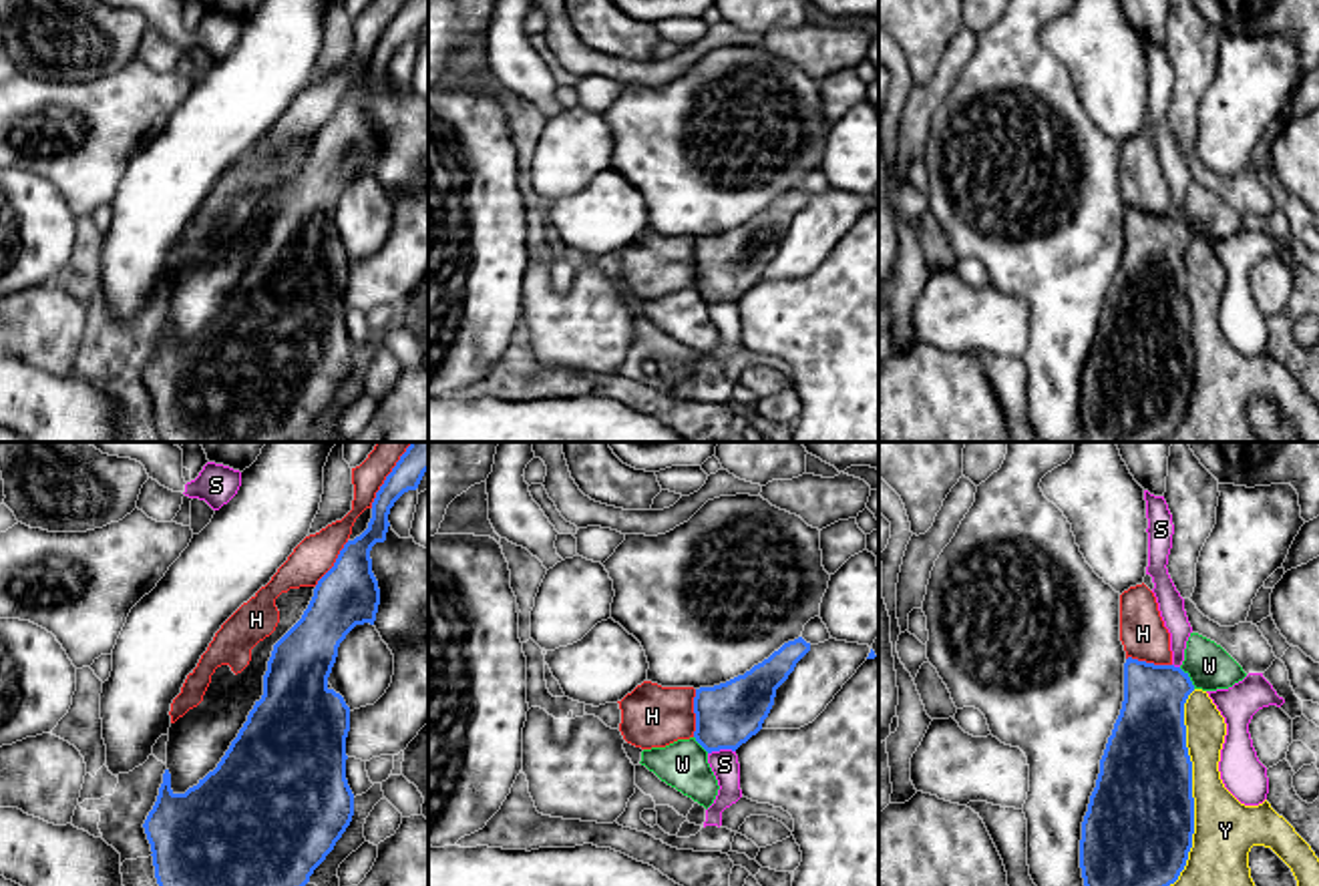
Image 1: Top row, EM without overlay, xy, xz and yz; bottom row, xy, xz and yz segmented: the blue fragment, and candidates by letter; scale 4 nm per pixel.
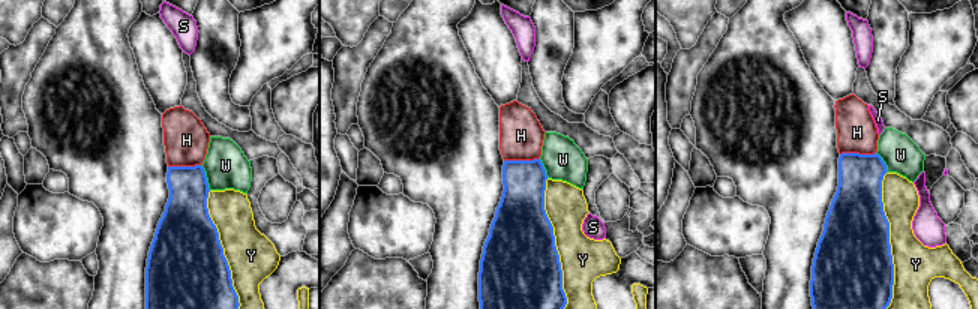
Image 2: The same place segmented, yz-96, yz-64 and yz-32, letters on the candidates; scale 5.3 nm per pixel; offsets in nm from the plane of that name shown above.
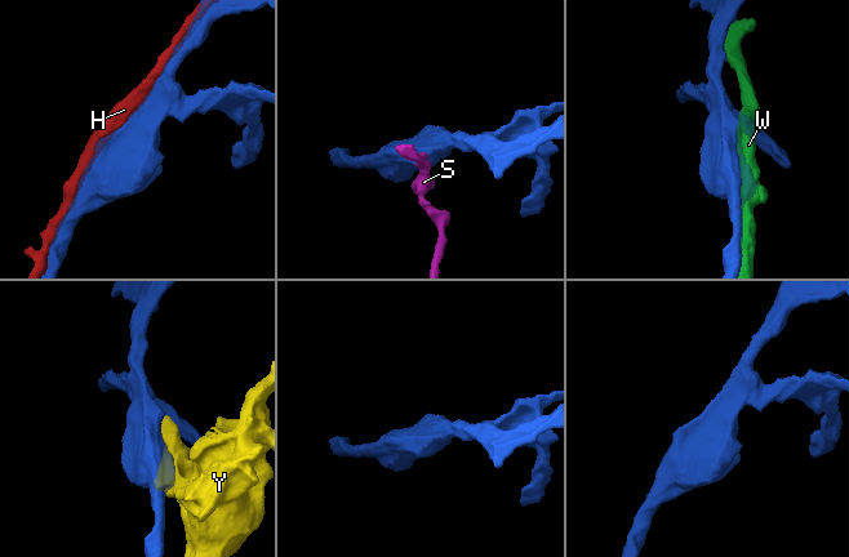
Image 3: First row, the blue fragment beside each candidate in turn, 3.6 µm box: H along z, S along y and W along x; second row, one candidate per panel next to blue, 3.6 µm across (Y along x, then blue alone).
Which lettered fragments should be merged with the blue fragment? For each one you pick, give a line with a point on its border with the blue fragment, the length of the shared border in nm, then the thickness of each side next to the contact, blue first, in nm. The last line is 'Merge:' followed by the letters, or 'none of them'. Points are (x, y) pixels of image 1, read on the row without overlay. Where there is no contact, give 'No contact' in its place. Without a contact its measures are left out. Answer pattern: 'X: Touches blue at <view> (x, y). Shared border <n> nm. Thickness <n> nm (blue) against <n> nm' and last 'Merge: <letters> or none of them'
H: Touches blue at xy (387, 29). Shared border 280 nm. Thickness 120 nm (blue) against 120 nm
Merge: H

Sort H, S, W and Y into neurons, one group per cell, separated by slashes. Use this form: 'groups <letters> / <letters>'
groups H / S Y / W

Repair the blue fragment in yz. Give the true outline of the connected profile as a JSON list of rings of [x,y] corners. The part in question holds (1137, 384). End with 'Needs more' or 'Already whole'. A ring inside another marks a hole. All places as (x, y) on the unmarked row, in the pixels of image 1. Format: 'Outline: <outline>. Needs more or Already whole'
Outline: [[[1144,133],[1120,145],[1120,191],[1126,201],[1124,251],[1082,372],[1080,418],[1086,442],[1162,442],[1178,430],[1192,398],[1184,253],[1194,235],[1188,223],[1172,215],[1170,183]]]. Needs more

